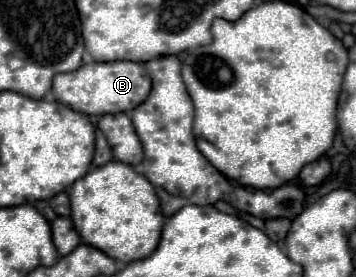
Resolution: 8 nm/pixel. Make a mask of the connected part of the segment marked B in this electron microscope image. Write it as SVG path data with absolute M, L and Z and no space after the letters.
M114 61L114 63L92 63L82 65L72 73L60 73L54 77L52 91L56 101L68 105L84 115L106 115L132 111L150 93L150 77L142 63Z

